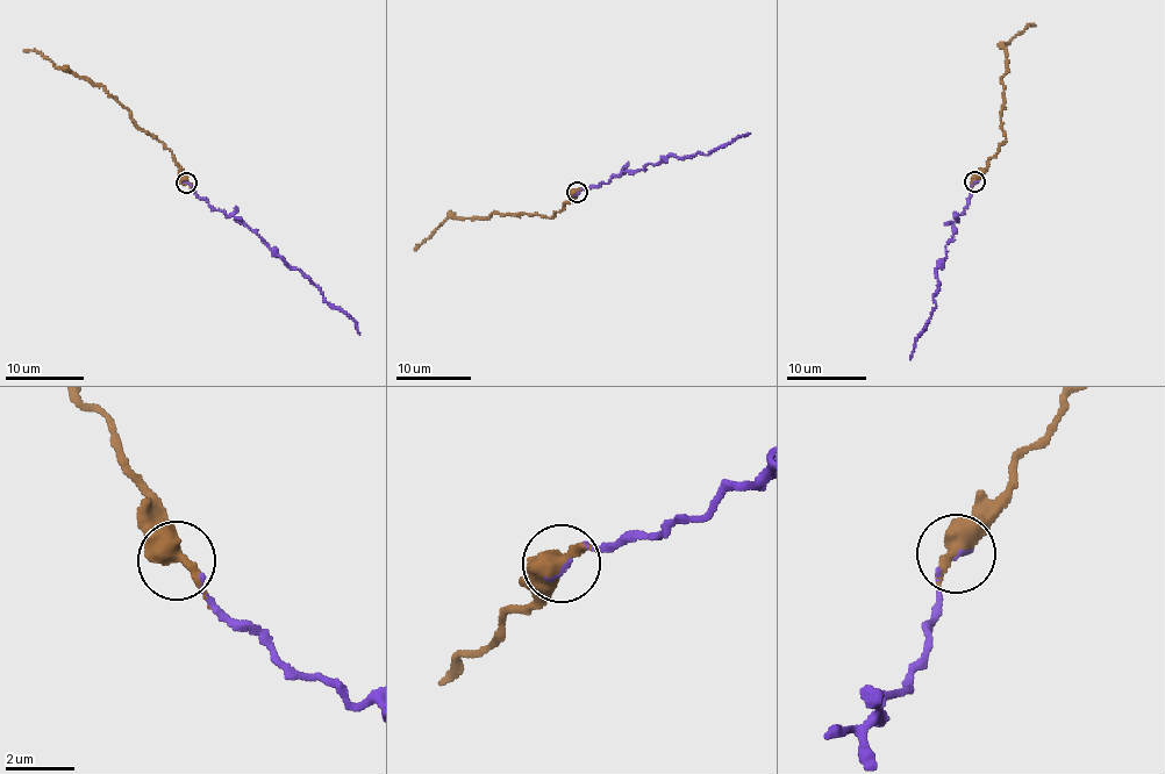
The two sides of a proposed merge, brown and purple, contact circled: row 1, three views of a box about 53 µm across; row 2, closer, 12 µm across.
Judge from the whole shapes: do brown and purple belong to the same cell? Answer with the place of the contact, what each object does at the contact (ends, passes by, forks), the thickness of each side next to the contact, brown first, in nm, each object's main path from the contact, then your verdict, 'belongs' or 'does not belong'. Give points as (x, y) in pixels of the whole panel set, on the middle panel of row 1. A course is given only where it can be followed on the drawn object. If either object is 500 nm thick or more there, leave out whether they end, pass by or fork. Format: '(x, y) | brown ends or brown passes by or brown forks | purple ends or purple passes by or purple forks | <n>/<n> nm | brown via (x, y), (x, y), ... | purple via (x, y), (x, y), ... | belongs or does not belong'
(577, 192) | brown passes by | purple ends | 480/100 nm | brown via (577, 192), (549, 217), (524, 213), (454, 217), (414, 250) | purple via (577, 192), (671, 156), (707, 155), (750, 134) | belongs

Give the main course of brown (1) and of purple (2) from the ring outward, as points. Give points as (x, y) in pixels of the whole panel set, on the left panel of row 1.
1: (187, 183), (174, 156), (136, 123), (129, 112), (101, 86), (93, 86), (35, 51), (23, 51)
2: (187, 183), (216, 209), (242, 220), (300, 271), (329, 305), (340, 307), (359, 335)

